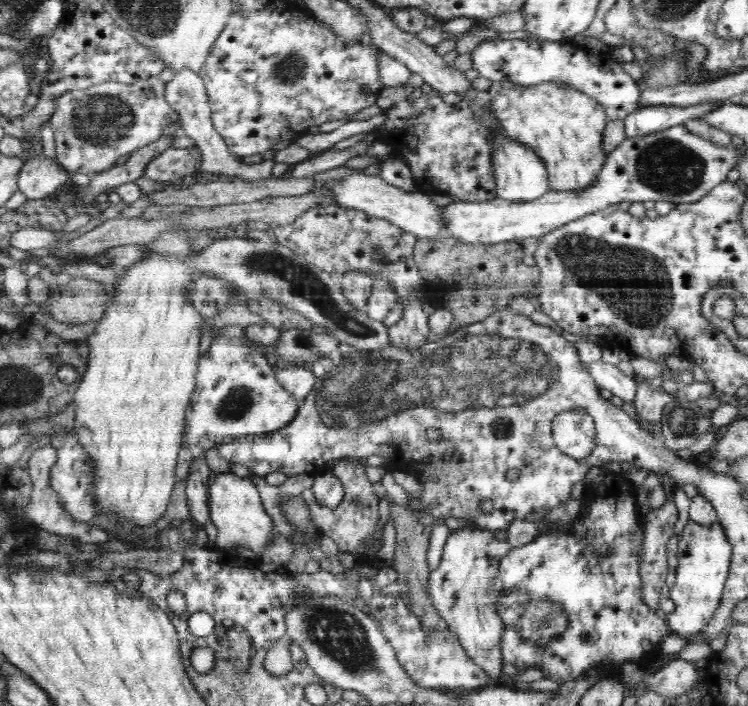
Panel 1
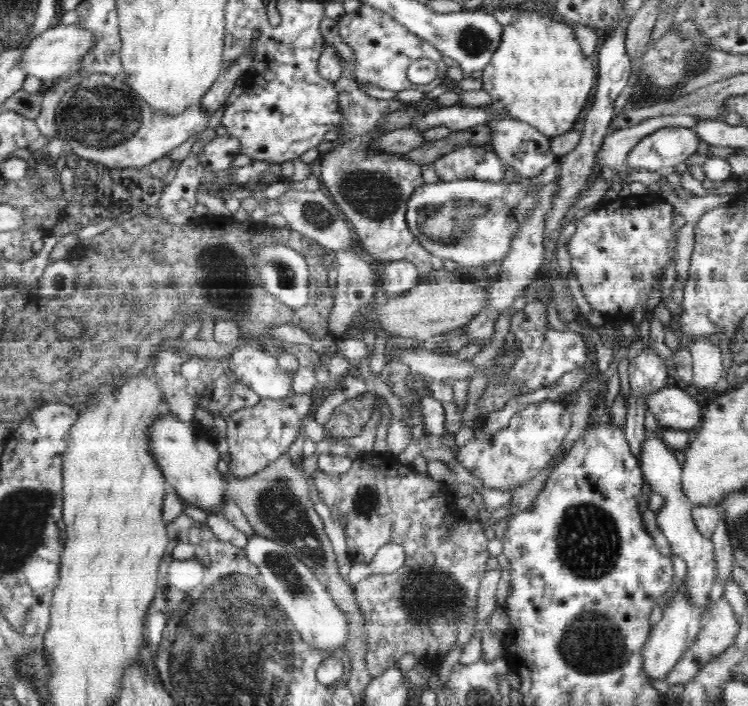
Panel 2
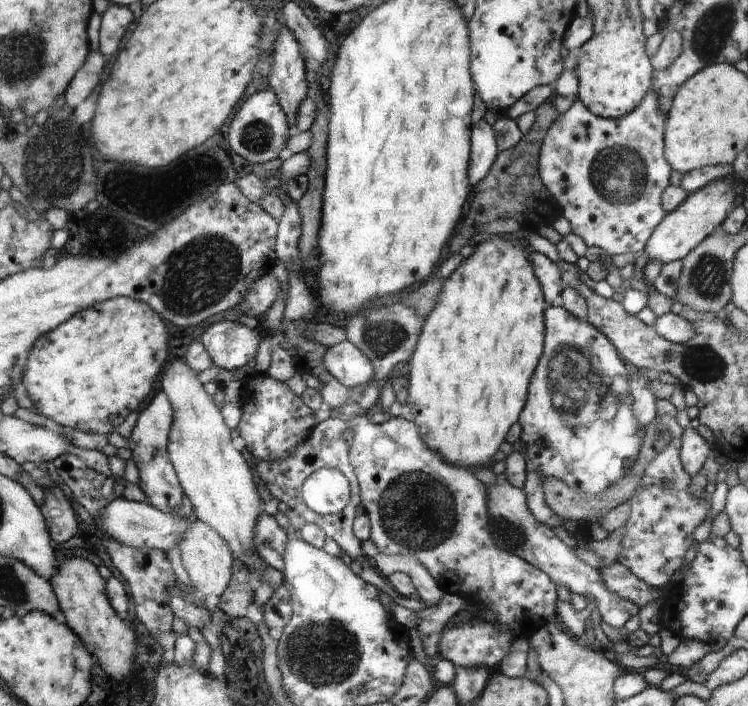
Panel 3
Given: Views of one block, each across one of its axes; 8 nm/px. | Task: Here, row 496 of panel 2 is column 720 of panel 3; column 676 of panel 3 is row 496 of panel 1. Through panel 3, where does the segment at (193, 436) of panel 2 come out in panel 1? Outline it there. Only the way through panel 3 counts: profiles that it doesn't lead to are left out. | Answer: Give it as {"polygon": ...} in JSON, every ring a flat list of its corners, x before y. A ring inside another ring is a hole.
{"polygon":[[220,472,215,476,212,484,208,485,207,500,210,521,217,528,215,546,227,554,232,554,236,547,245,554,259,554,274,536,274,520,264,508,259,489,249,479,240,478,232,472]]}

